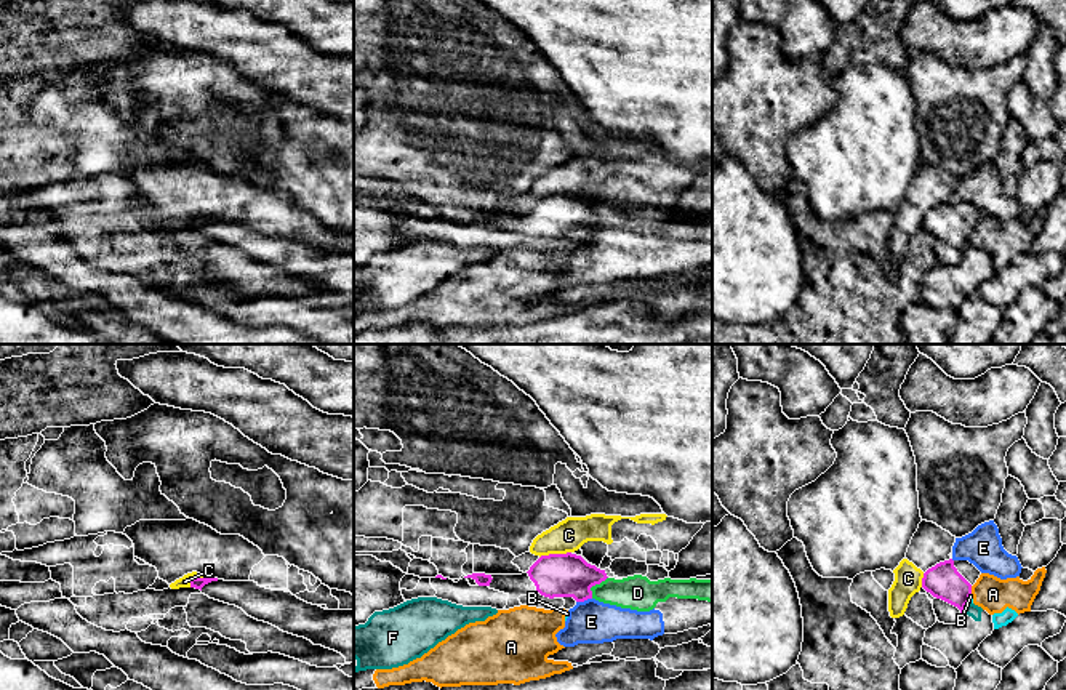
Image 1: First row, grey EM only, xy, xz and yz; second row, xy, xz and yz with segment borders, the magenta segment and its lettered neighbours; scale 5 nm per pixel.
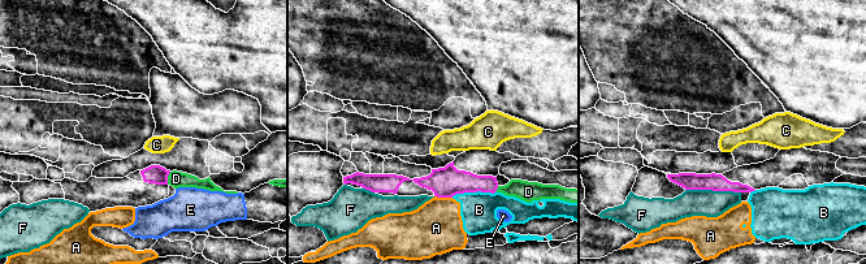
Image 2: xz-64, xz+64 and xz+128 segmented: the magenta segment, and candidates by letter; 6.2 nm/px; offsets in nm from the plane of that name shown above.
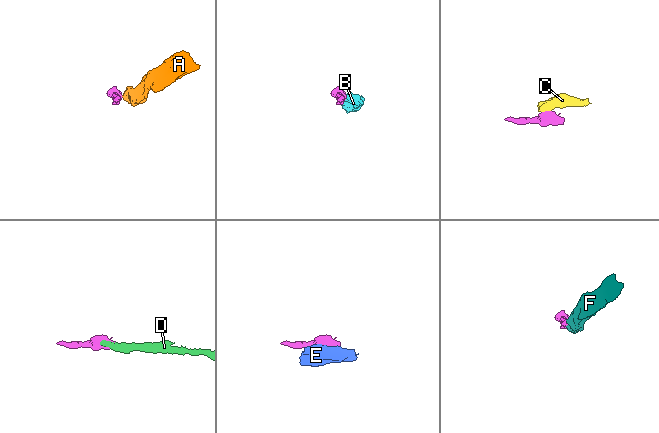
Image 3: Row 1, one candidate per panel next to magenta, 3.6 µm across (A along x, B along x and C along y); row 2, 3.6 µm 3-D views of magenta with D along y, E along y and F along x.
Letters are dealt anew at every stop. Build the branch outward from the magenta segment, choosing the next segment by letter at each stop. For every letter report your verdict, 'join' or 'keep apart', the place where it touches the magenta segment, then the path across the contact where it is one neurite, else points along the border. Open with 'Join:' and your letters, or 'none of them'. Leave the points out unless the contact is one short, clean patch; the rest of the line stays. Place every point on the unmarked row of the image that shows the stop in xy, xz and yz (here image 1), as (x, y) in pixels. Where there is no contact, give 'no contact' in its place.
Join: none of them
A: keep apart | yz (970, 232) | along yz (970, 228), (972, 236)
B: keep apart | yz (969, 239) | along yz (970, 236), (969, 242)
C: keep apart | xz (554, 196) | along xz (570, 192), (540, 199)
D: keep apart | xz (594, 226) | along xz (607, 218), (591, 229), (591, 239)
E: keep apart | xz (583, 242) | along xz (591, 239), (577, 244)
F: keep apart | yz (964, 248)

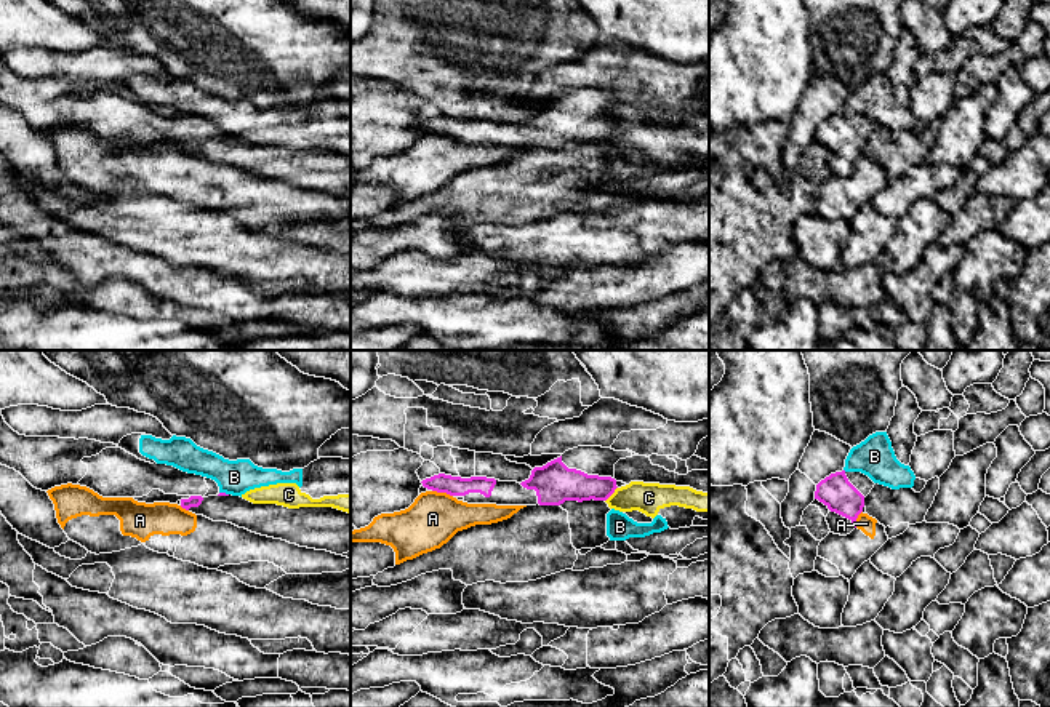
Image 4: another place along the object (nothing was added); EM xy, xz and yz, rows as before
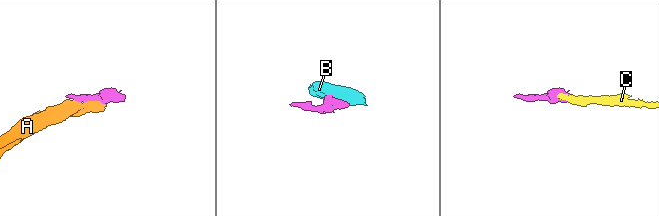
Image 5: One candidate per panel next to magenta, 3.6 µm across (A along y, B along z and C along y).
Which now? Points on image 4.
Join: none of them
A: keep apart | xz (442, 133)
B: keep apart | xy (224, 135) | along xy (220, 133), (228, 136)
C: keep apart | xz (612, 135) | along xz (617, 128), (605, 143)

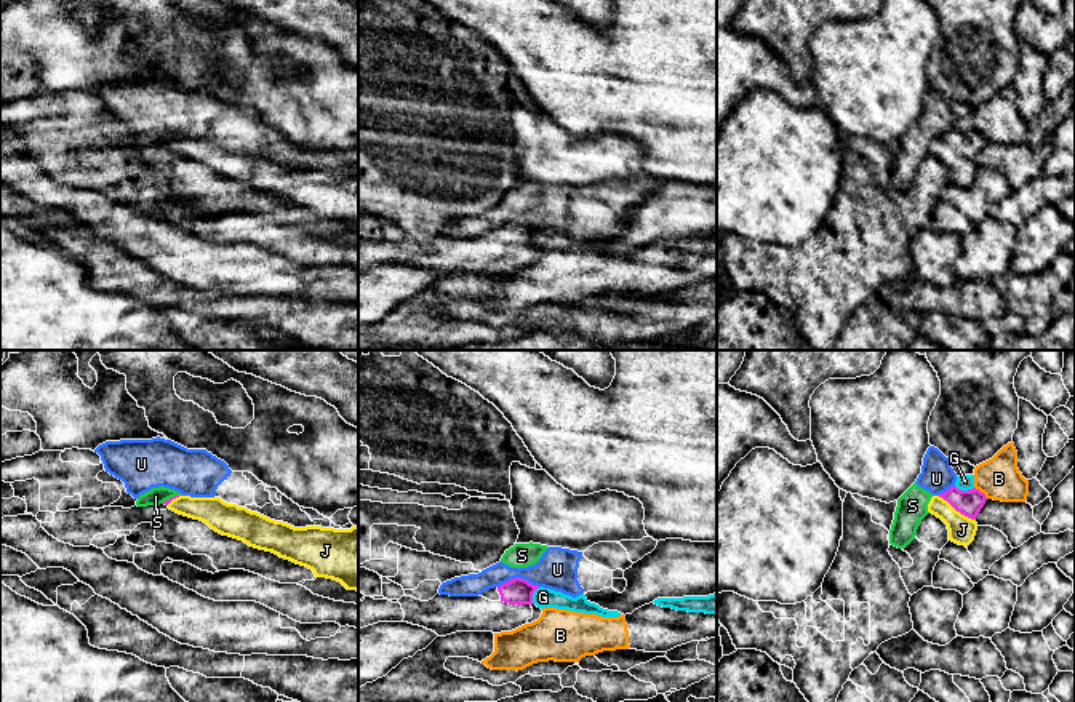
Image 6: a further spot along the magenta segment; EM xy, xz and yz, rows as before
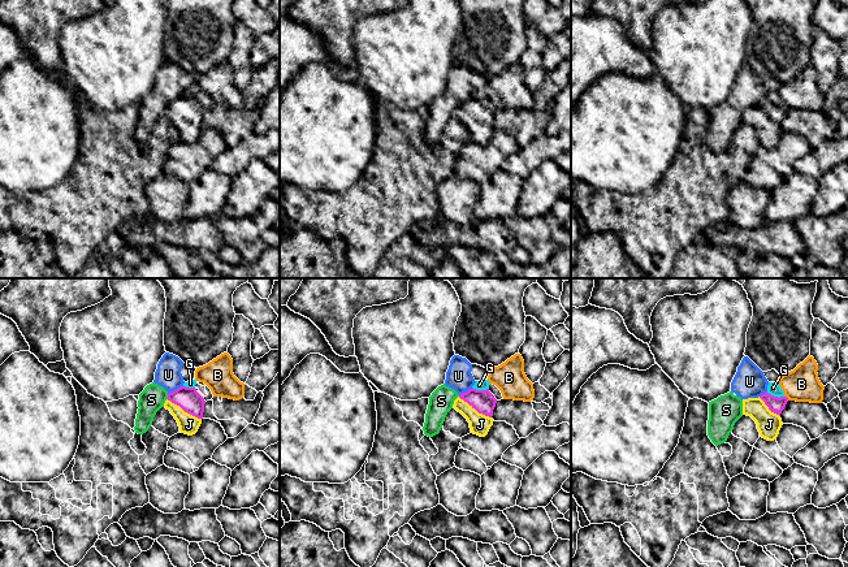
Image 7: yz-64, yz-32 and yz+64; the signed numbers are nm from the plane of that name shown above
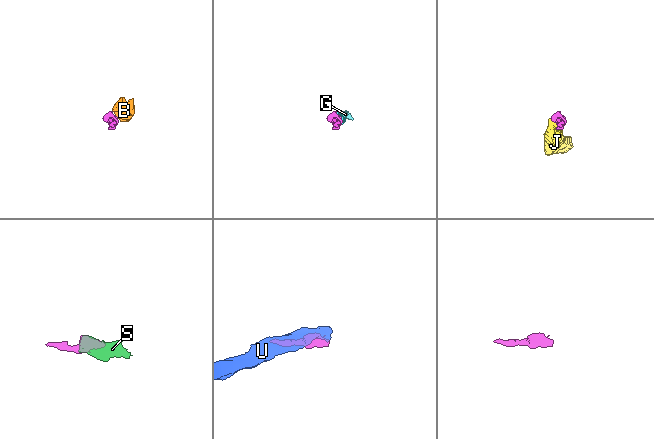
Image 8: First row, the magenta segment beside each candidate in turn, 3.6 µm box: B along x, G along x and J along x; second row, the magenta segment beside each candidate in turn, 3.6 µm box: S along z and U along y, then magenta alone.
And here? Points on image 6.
Join: J
B: keep apart | yz (979, 133) | along yz (975, 128), (987, 139)
G: keep apart | yz (965, 133) | along yz (955, 127), (962, 131), (973, 130)
J: join | yz (957, 152) | across yz (968, 144), (957, 152), (962, 171)
S: keep apart | xy (171, 139) | along xy (181, 136), (175, 136), (162, 144)
U: keep apart | xz (517, 219) | along xz (538, 227), (511, 219), (498, 229)

